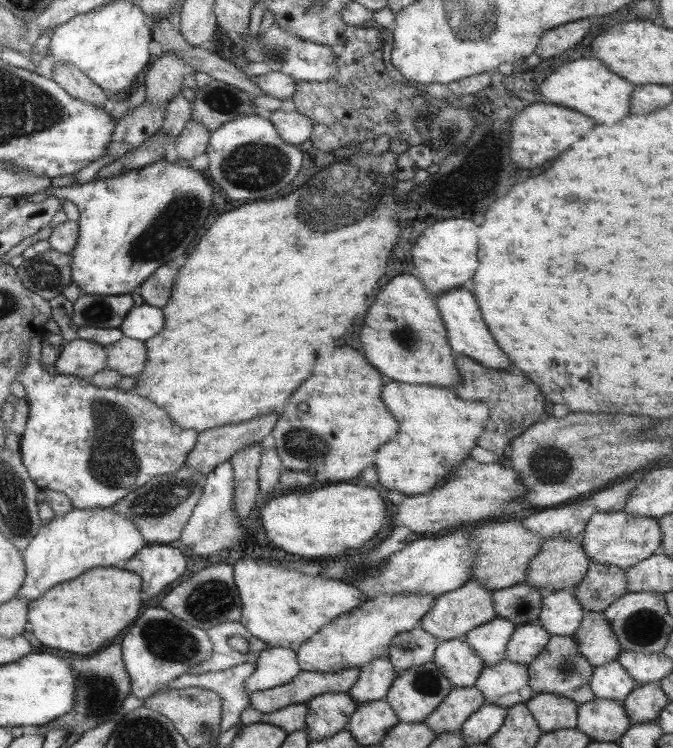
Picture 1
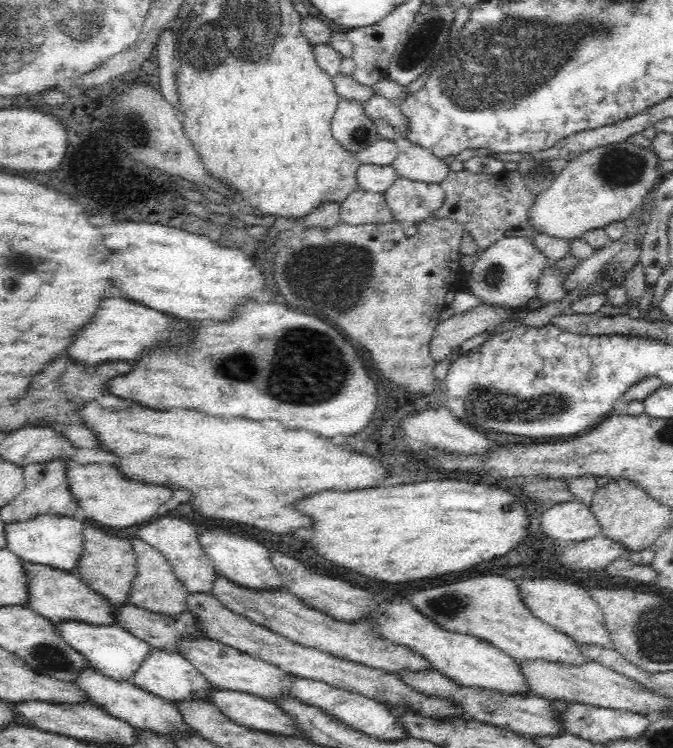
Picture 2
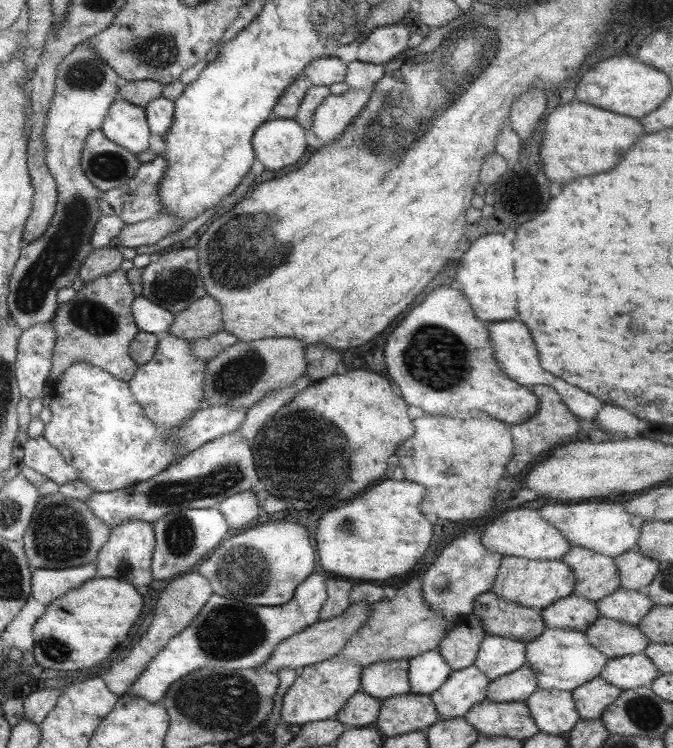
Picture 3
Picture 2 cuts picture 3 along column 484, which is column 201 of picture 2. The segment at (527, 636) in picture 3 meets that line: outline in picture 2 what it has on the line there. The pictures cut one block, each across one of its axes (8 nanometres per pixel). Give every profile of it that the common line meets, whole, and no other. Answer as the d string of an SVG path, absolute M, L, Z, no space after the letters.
M188 592L186 602L184 602L184 611L192 613L196 617L198 629L205 637L220 642L225 646L230 646L242 653L260 658L266 662L278 667L278 669L296 675L298 678L306 678L313 681L322 681L326 684L342 688L351 693L361 694L366 698L373 698L379 702L402 708L407 706L410 710L433 716L434 718L463 718L462 708L456 707L456 704L450 703L448 699L436 699L426 697L410 689L408 684L394 673L387 673L383 670L370 668L358 664L357 662L348 661L333 657L328 653L320 650L306 648L297 643L292 643L290 639L276 634L274 631L260 626L242 615L224 607L218 599L210 593Z

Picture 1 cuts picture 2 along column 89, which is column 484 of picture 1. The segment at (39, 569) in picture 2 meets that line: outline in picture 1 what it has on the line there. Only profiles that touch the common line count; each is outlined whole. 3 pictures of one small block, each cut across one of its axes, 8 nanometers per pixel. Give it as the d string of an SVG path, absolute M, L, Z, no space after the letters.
M467 581L457 590L435 597L431 608L421 617L418 626L435 637L438 642L443 642L445 639L463 640L469 630L473 630L473 628L481 626L496 617L495 611L493 611L491 594L492 591L481 587L477 582Z

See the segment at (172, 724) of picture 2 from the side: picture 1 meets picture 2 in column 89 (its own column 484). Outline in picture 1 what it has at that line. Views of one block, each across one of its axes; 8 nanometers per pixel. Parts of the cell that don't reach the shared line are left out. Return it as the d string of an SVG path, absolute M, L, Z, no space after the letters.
M505 658L493 666L483 667L474 686L481 691L484 702L507 708L519 703L525 703L535 695L533 689L529 687L528 680L527 665L515 663Z

